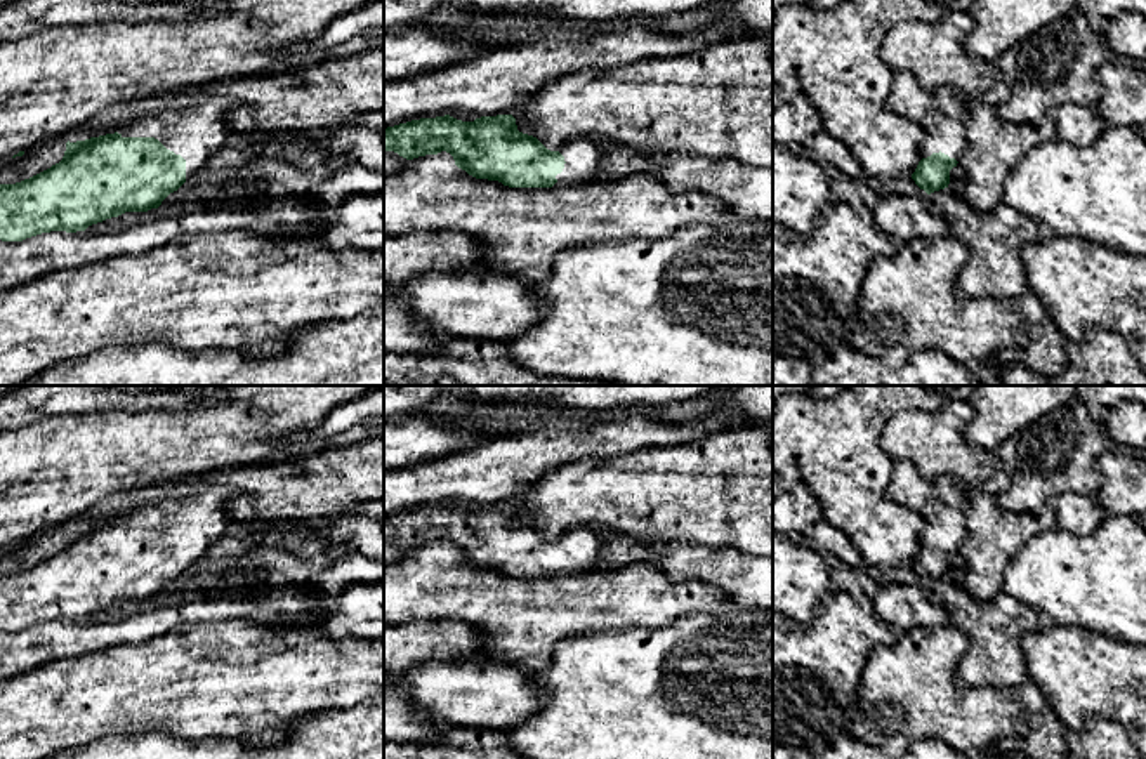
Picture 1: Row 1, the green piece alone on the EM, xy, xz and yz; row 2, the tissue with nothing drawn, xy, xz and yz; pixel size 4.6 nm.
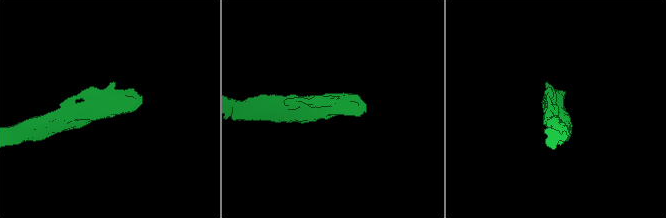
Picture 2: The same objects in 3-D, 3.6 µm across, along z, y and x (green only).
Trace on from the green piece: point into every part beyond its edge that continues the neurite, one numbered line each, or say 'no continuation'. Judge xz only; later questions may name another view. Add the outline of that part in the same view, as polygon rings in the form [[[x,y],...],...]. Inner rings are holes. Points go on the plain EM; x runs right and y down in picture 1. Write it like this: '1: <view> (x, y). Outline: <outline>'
1: xz (582, 544). Outline: [[[576,526],[557,540],[564,545],[564,558],[556,564],[554,575],[583,575],[592,571],[606,542],[597,535],[599,528]]]

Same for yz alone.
1: yz (907, 487). Outline: [[[892,462],[892,476],[886,486],[886,497],[912,509],[924,519],[925,528],[920,533],[920,549],[939,540],[957,551],[960,549],[967,533],[964,514],[960,509],[939,502],[932,495],[932,485],[920,476],[912,462]]]

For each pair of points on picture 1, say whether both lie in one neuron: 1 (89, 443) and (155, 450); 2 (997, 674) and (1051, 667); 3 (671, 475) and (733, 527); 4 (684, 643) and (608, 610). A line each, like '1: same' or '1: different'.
1: same
2: different
3: same
4: different

